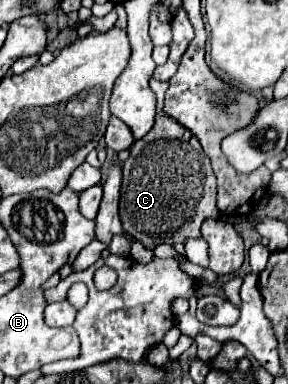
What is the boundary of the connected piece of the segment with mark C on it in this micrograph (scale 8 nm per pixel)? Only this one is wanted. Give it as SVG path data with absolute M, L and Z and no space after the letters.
M151 78L151 90L157 96L155 126L147 136L133 142L131 156L123 164L123 186L121 186L121 202L119 202L121 222L125 232L129 232L135 240L143 242L147 248L153 248L161 242L173 244L173 242L183 242L185 238L195 238L199 236L199 228L205 218L219 218L219 210L215 206L217 202L215 174L207 154L203 152L195 134L191 134L187 128L181 128L179 122L173 122L173 118L163 114L163 94L167 86L169 82L159 82Z

